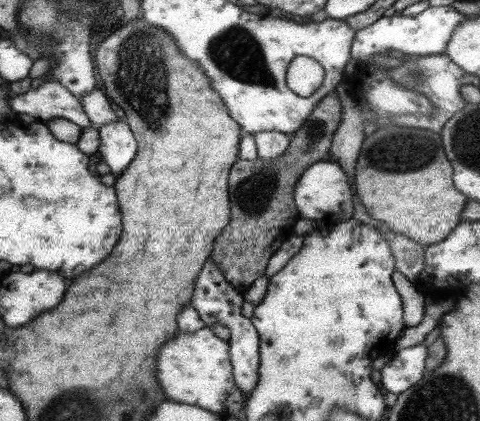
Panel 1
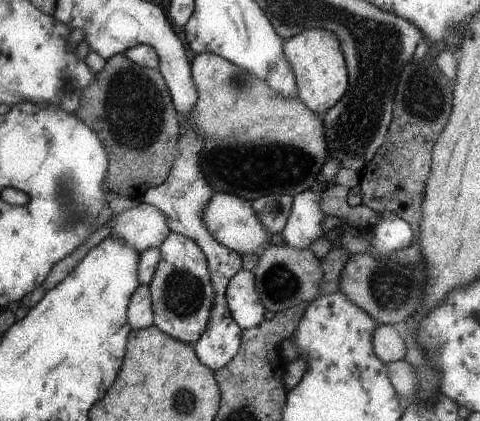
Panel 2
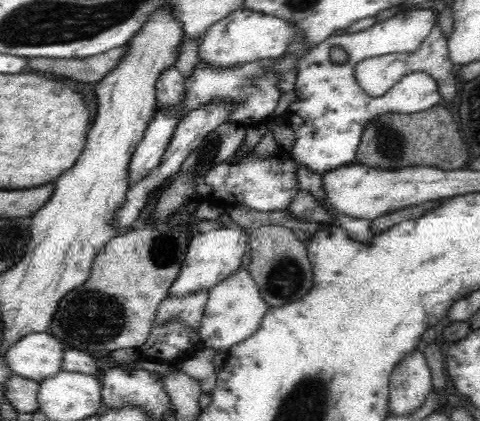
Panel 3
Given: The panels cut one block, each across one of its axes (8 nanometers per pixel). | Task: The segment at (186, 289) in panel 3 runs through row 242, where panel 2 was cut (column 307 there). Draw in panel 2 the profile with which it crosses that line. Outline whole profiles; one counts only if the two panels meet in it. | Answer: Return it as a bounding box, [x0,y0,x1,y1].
[283,190,325,250]

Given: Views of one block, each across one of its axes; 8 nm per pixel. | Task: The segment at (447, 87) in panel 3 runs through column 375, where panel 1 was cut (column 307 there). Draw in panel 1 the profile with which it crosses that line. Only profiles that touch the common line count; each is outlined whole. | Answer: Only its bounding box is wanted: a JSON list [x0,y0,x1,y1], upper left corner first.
[287,56,325,98]

